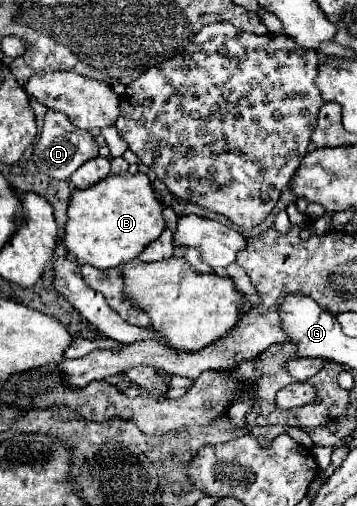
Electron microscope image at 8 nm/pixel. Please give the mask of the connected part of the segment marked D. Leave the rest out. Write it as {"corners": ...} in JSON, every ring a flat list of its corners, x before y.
{"corners":[[48,109,46,119,44,119,44,127,40,133,38,143,34,145,34,165,38,167,40,173,50,175,54,179,68,179,80,165,84,165,86,161,98,157,98,145,94,141,94,137,90,135,90,131,82,131,78,127,74,127,68,117,60,111,52,111]]}

